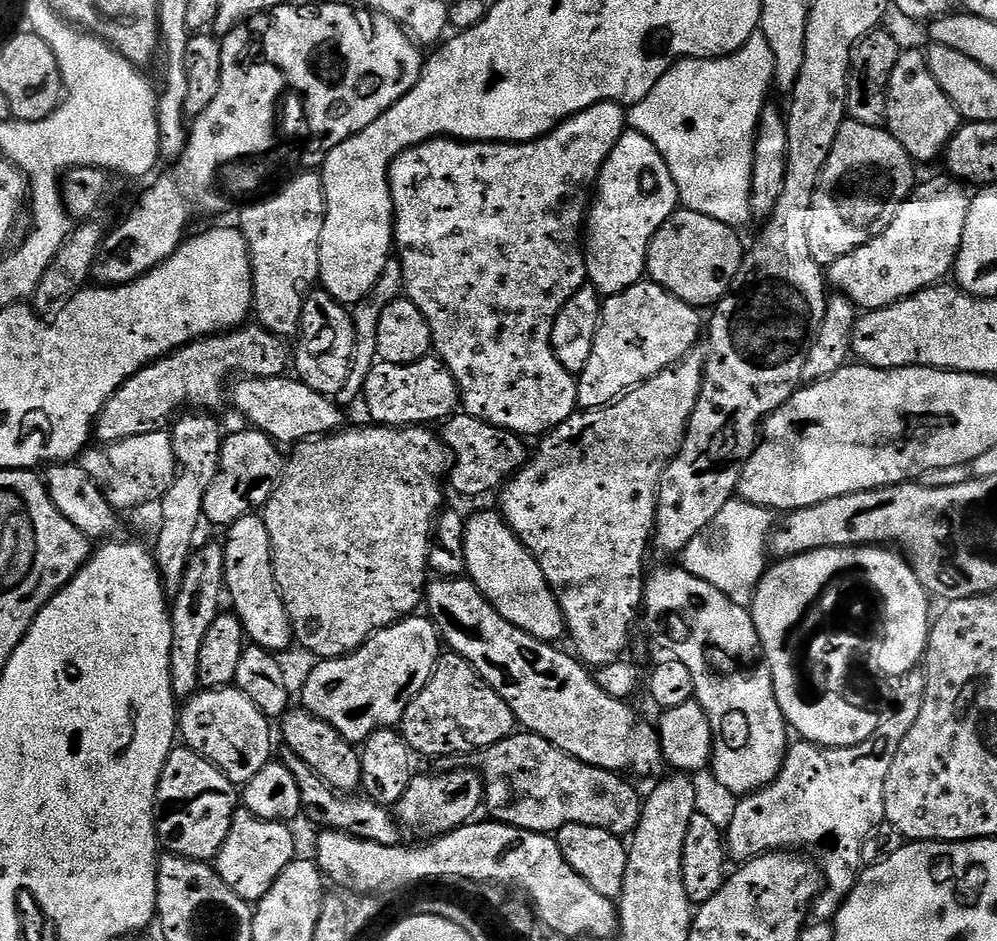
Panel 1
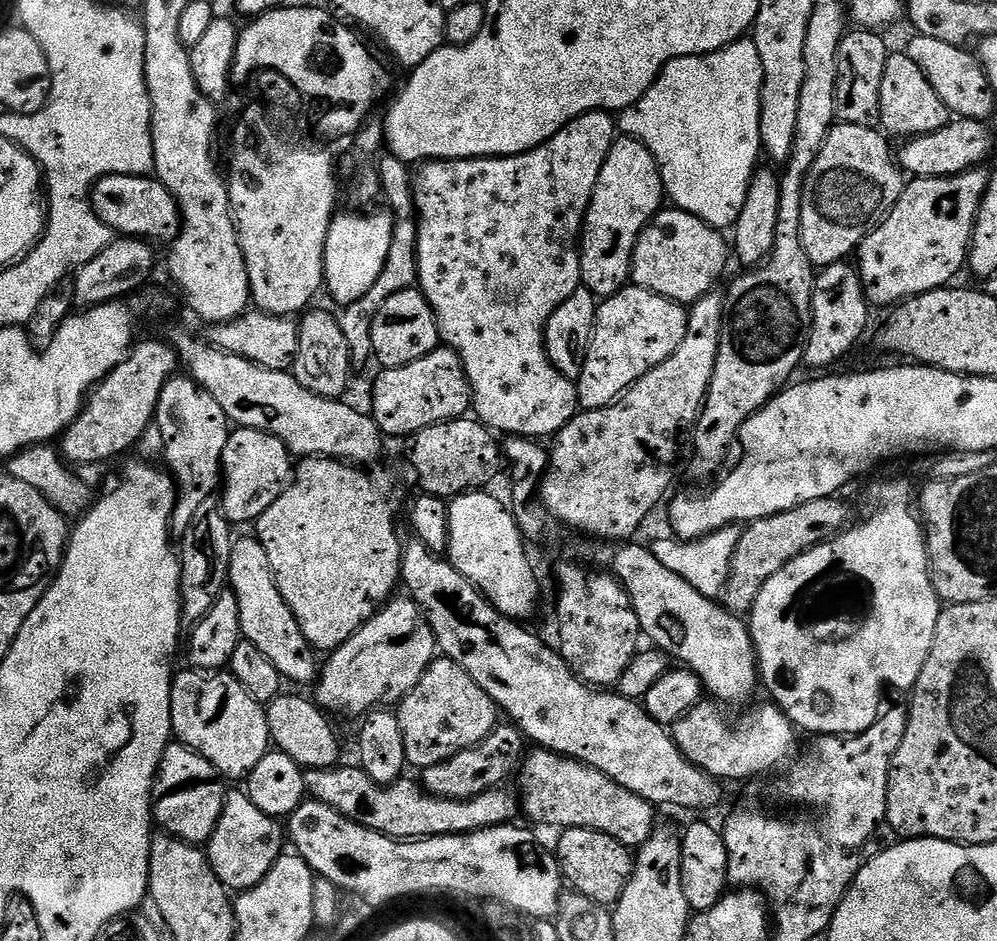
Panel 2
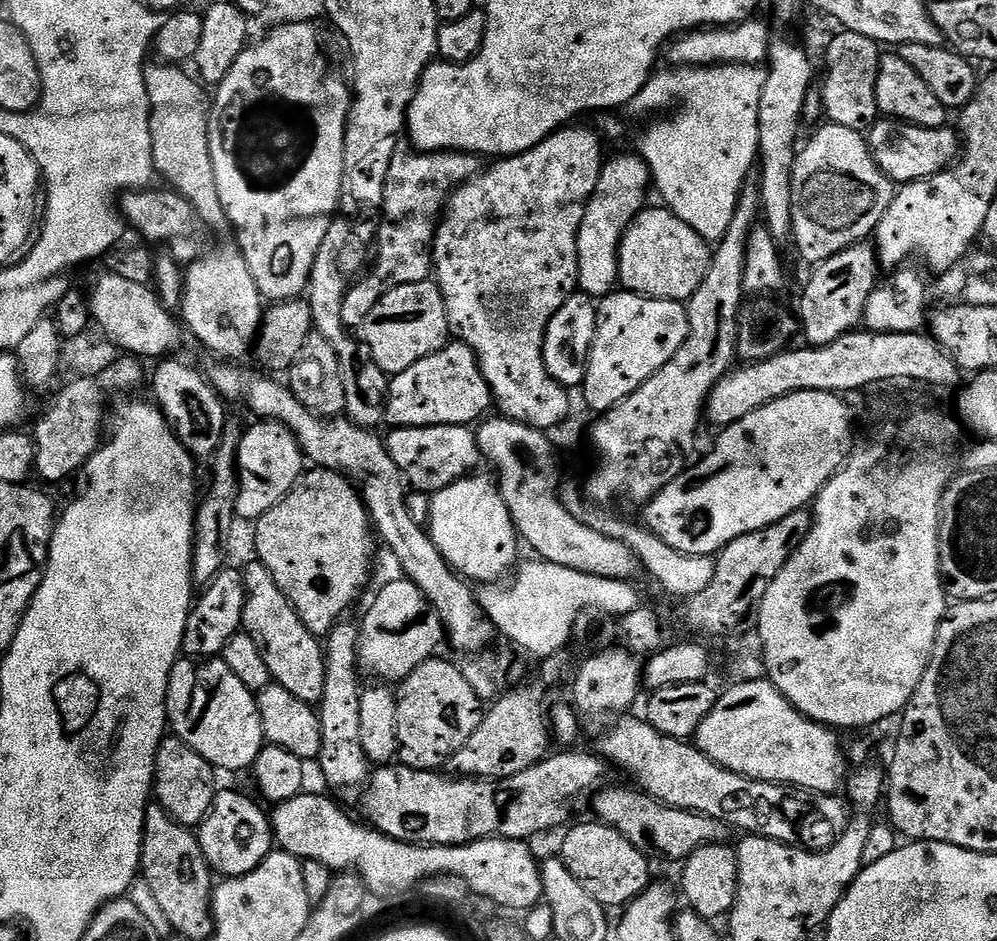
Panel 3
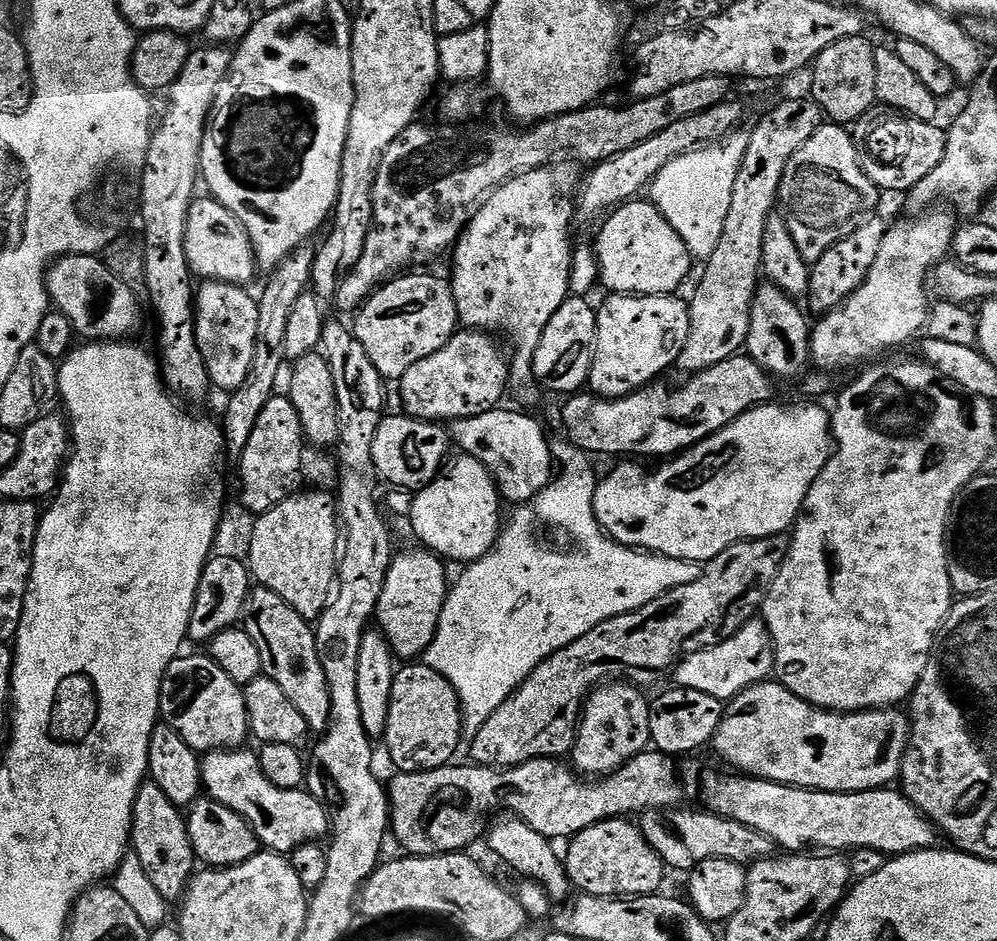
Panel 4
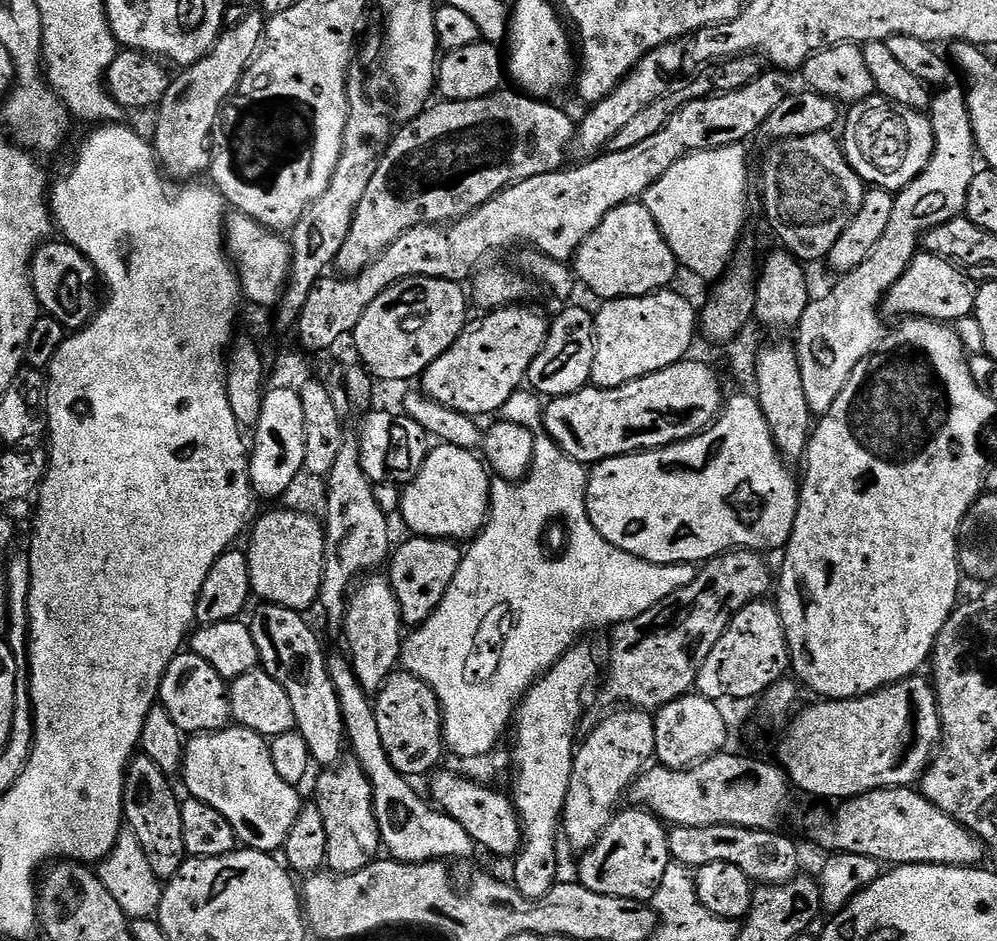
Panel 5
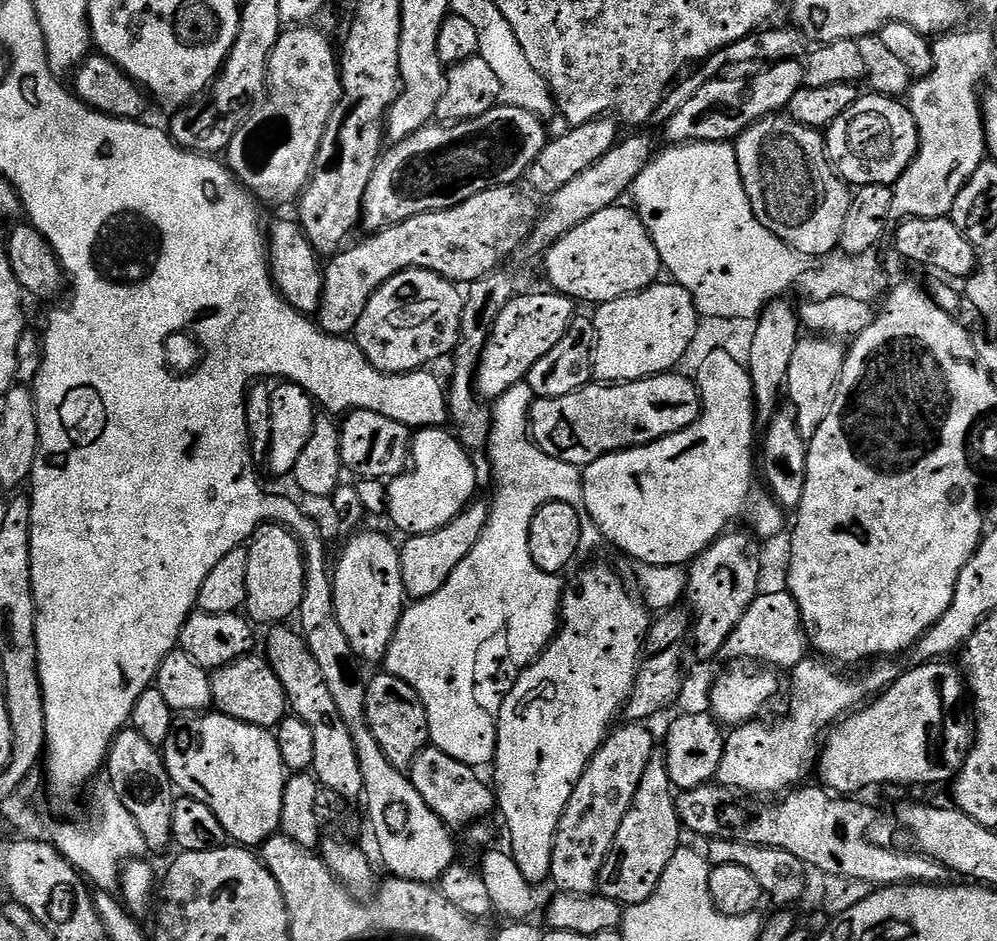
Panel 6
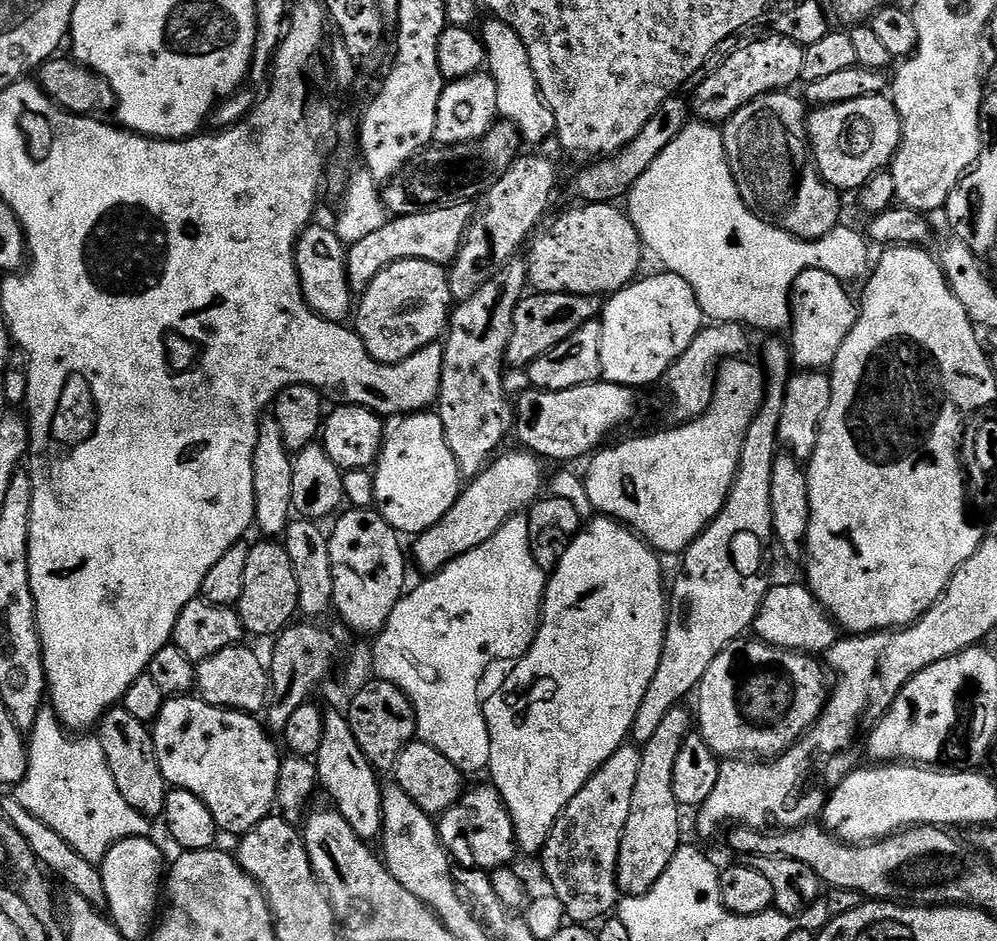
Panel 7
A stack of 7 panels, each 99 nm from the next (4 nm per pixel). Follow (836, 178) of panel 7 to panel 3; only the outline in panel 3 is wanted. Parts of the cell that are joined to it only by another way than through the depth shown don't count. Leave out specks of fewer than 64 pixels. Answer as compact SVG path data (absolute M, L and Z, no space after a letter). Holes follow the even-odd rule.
M881 118L873 128L868 129L866 139L874 162L878 162L881 170L900 186L937 176L962 152L961 137L957 129L952 126L923 128L917 124L905 124L899 120Z

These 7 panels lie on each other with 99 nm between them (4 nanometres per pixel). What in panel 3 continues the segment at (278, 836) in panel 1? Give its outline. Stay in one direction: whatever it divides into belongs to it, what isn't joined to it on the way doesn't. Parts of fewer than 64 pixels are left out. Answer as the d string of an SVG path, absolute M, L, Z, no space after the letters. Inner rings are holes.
M217 791L212 808L198 825L198 839L208 867L224 878L250 874L250 870L257 868L274 851L269 813L240 792Z

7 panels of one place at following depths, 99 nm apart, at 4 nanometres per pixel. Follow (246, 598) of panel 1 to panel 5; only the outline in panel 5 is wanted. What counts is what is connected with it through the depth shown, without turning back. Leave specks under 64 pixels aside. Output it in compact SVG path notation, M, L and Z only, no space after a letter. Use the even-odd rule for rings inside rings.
M261 603L259 607L250 619L250 627L254 646L258 646L260 667L286 690L296 719L295 731L306 738L313 765L321 764L319 767L327 770L341 763L346 752L346 737L338 694L334 682L330 682L326 651L301 613L277 604Z

